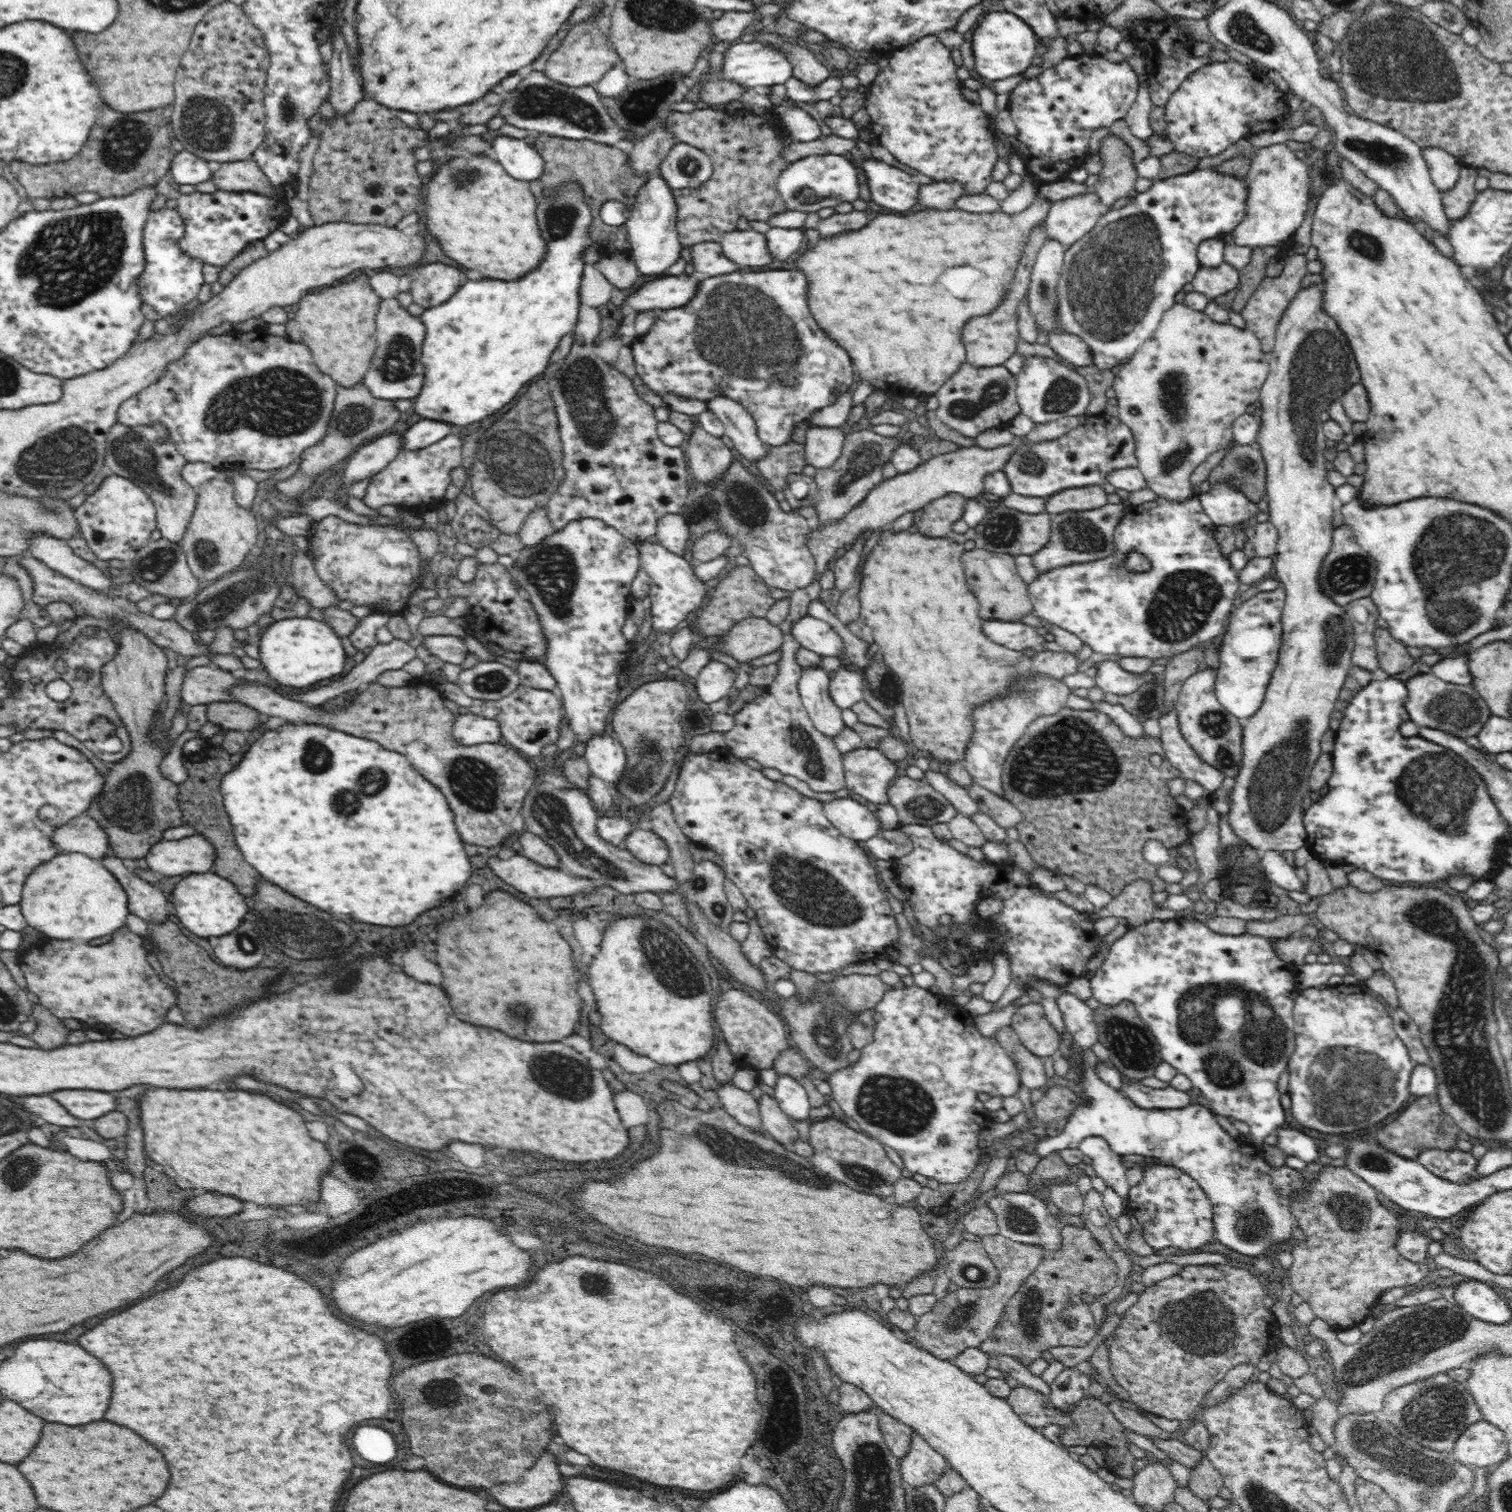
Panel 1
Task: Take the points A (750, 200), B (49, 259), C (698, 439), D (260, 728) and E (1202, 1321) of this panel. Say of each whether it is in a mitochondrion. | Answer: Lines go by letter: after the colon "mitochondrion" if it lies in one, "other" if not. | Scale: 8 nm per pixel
A: other
B: mitochondrion
C: other
D: other
E: mitochondrion

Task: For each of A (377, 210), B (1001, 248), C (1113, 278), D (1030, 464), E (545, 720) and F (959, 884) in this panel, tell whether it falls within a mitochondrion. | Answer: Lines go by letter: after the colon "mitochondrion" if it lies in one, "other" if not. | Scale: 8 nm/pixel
A: other
B: other
C: mitochondrion
D: mitochondrion
E: other
F: other

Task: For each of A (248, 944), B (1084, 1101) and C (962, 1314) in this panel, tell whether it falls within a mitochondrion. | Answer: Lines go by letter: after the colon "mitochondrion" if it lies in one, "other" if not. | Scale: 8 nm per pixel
A: mitochondrion
B: other
C: mitochondrion

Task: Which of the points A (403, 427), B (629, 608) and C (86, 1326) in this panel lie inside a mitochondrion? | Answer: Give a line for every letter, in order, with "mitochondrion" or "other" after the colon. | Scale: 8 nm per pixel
A: other
B: other
C: other

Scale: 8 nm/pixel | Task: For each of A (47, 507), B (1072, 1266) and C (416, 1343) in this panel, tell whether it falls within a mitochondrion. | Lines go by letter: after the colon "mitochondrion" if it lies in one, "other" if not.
A: mitochondrion
B: other
C: other

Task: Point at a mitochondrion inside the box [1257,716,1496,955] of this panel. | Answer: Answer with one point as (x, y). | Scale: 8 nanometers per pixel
(1443, 789)

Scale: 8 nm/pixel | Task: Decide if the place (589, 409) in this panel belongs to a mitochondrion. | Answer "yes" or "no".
yes

